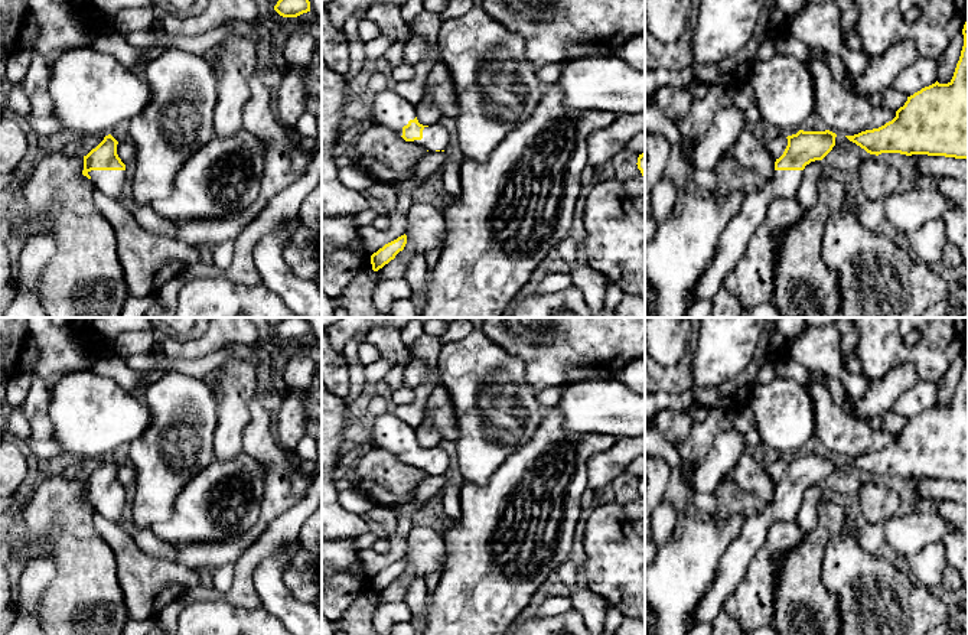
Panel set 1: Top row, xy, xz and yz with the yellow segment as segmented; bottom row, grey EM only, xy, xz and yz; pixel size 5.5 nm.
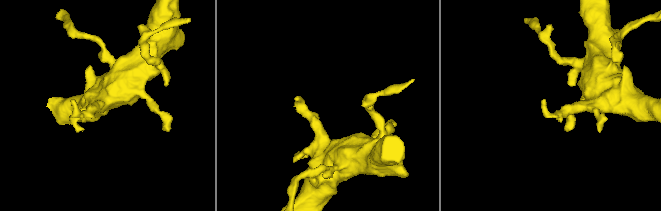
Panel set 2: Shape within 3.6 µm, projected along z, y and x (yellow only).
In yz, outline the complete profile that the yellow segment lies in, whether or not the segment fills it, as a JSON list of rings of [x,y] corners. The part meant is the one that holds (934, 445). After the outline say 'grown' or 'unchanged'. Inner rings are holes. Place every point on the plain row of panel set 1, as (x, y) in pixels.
[[[968,343],[962,352],[964,369],[959,384],[956,387],[952,403],[948,407],[938,404],[929,410],[922,411],[913,419],[907,420],[903,430],[896,434],[896,440],[884,449],[873,453],[866,453],[854,459],[845,459],[850,465],[855,466],[870,478],[881,476],[900,476],[906,479],[928,478],[945,479],[955,482],[968,482]]] | unchanged

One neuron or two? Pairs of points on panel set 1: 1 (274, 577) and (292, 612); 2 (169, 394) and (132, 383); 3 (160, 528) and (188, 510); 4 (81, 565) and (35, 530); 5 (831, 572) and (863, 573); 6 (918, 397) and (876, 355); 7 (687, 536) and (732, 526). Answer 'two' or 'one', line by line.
1: one
2: two
3: one
4: one
5: one
6: two
7: one

